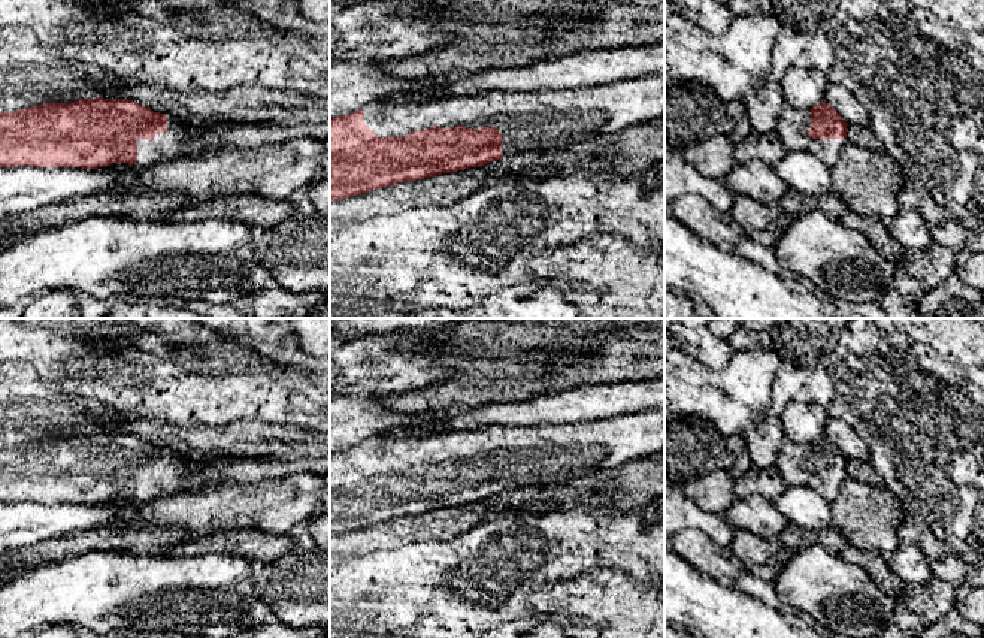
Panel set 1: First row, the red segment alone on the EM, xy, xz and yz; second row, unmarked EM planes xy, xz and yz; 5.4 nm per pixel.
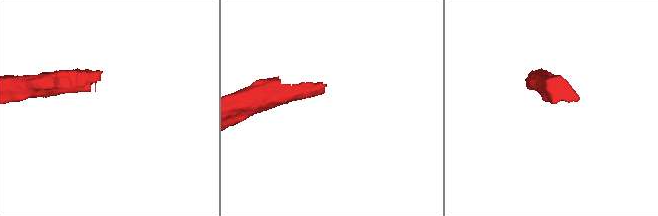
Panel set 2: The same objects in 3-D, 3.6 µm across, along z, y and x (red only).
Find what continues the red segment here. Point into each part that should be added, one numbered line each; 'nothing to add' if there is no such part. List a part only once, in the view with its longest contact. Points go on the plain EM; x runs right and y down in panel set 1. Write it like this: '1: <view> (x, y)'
1: xz (547, 454)

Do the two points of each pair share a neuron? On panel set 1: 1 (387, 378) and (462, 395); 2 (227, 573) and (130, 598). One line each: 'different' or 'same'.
1: different
2: same

